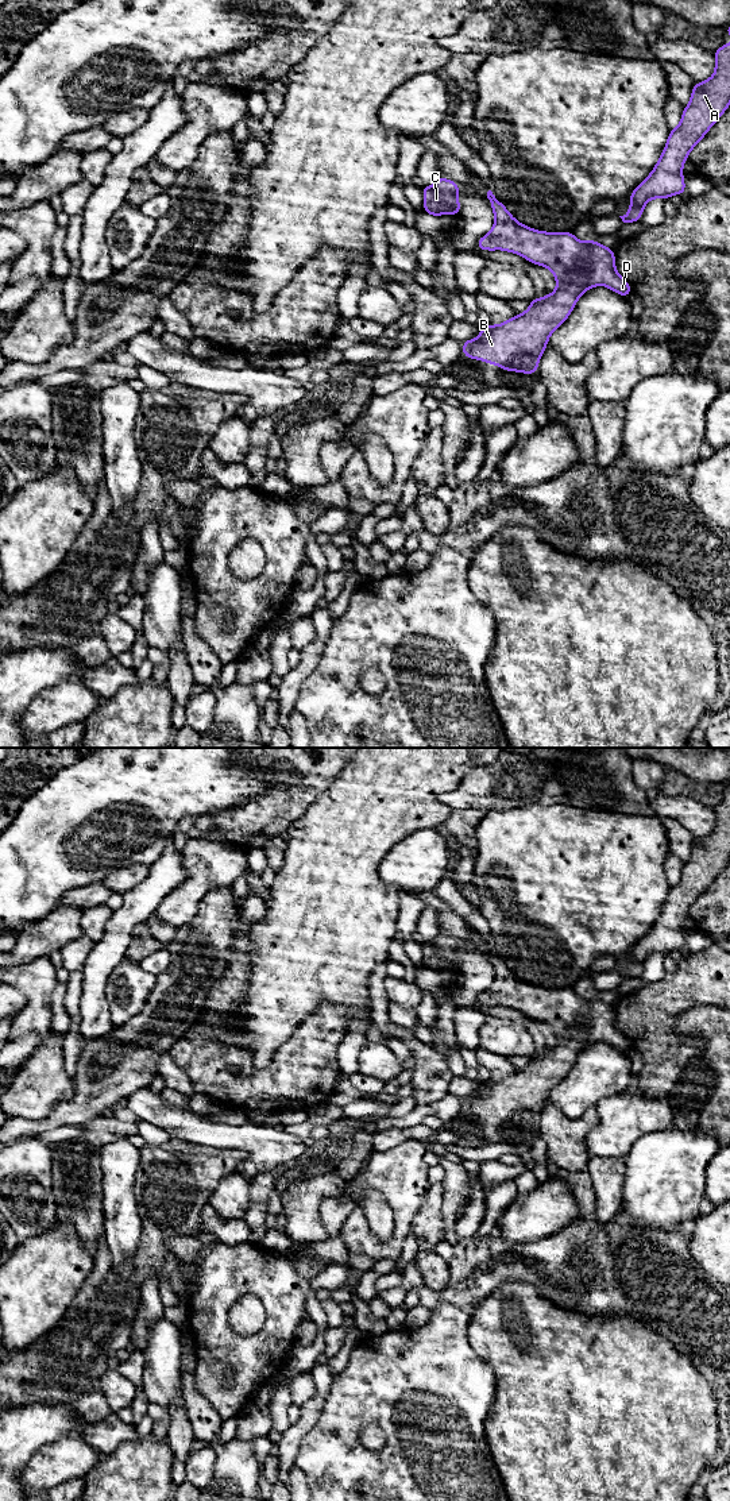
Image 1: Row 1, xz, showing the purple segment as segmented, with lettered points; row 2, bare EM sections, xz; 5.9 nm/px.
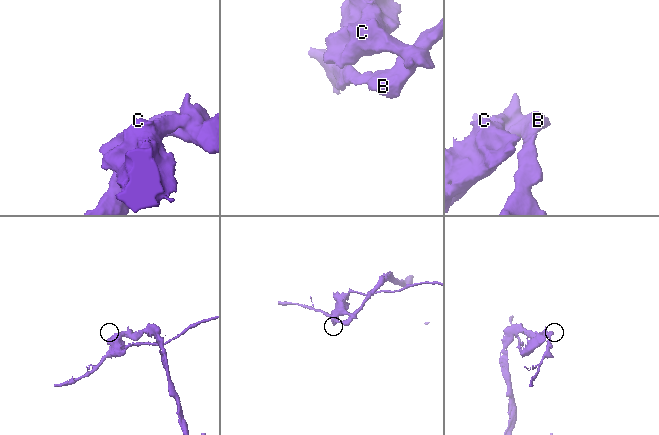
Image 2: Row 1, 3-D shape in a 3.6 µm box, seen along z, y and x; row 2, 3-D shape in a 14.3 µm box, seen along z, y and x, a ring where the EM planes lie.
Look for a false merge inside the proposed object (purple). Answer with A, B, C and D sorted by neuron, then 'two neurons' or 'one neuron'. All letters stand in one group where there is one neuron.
groups A B / C D; two neurons

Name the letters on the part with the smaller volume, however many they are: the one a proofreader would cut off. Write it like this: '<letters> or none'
A, B

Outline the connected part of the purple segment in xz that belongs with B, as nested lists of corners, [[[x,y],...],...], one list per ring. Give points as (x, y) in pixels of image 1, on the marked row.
[[[580,262],[556,290],[542,298],[533,298],[521,315],[499,325],[480,325],[476,339],[461,343],[463,355],[502,367],[505,371],[536,374],[549,336],[573,310],[586,292],[588,266]]]

